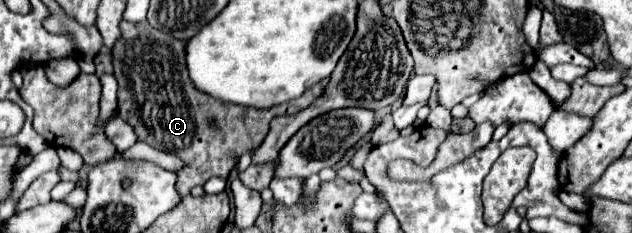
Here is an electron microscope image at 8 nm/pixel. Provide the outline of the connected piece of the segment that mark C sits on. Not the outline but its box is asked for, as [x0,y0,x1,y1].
[113,22,309,196]

